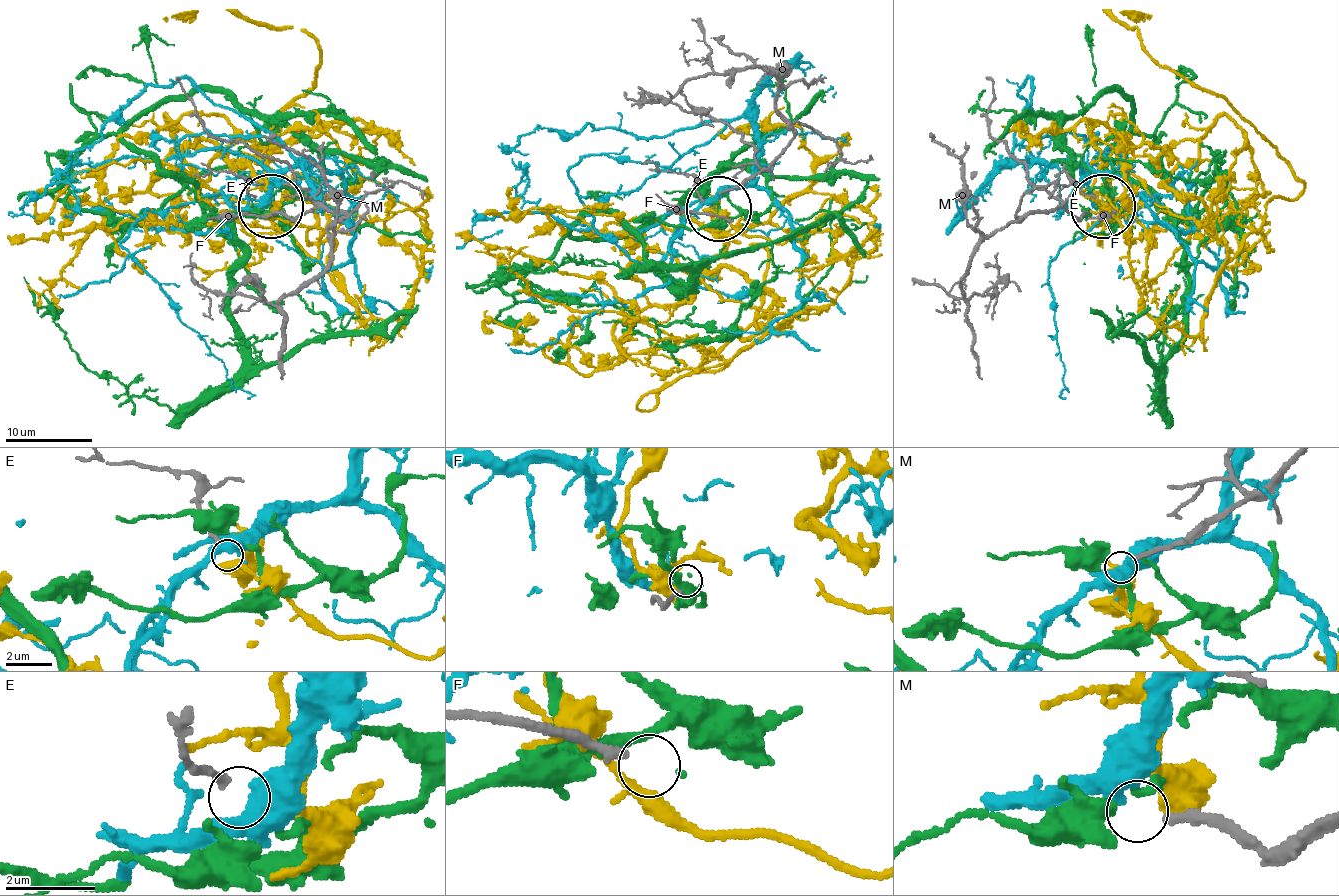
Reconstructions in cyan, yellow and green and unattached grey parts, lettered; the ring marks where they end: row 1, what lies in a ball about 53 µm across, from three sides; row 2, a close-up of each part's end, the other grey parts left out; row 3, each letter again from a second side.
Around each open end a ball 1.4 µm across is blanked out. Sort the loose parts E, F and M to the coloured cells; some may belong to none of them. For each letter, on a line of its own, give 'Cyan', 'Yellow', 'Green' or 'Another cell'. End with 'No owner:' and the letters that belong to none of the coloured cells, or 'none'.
E: Yellow
F: Another cell
M: Another cell
No owner: F, M

